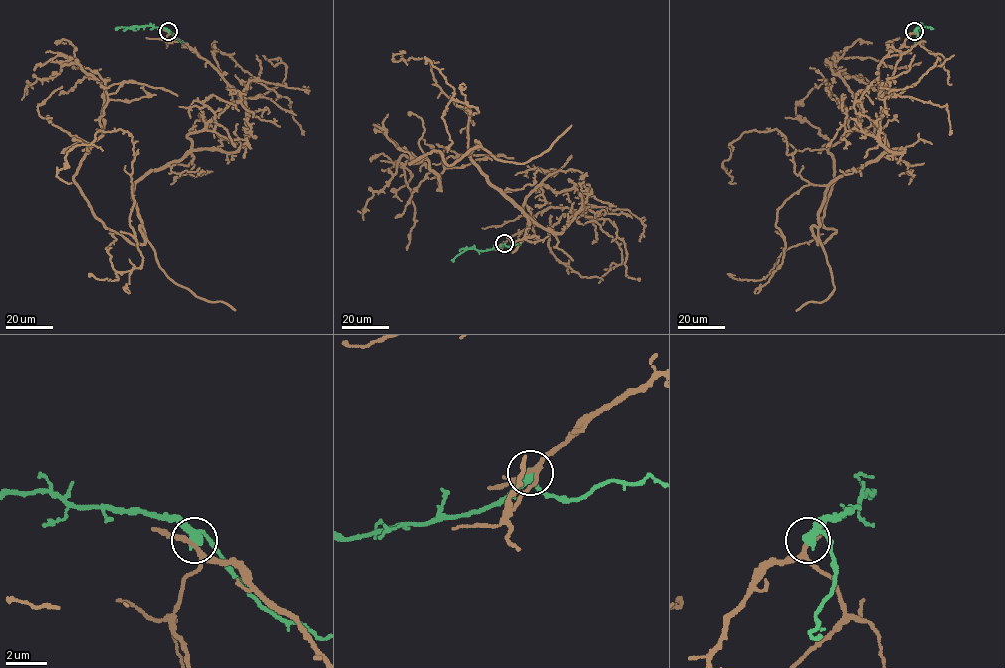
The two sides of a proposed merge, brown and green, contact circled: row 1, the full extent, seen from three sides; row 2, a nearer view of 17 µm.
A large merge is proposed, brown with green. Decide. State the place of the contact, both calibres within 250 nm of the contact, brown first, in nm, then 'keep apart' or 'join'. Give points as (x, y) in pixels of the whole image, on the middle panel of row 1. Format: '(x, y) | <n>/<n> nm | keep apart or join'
(504, 243) | 180/380 nm | keep apart

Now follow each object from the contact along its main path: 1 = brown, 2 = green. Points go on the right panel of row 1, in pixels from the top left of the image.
1: (914, 30), (878, 66), (903, 152), (830, 184), (818, 244), (828, 149), (861, 115), (826, 64), (921, 62)
2: (914, 30), (921, 25), (933, 29)

